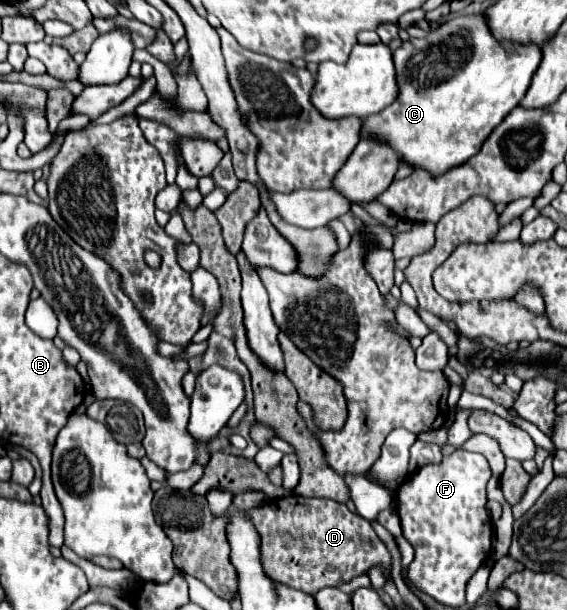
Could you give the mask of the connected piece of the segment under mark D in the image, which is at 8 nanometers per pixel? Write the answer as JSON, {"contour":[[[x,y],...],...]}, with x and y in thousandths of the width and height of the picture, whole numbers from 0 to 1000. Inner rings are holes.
{"contour":[[[510,811],[489,821],[471,821],[467,828],[446,838],[443,851],[460,877],[464,933],[489,956],[503,956],[538,972],[559,972],[570,962],[591,962],[601,956],[616,956],[633,943],[647,943],[647,936],[661,926],[672,926],[679,933],[679,952],[690,952],[690,907],[661,877],[654,857],[616,838],[616,831],[605,825],[594,825],[587,818],[538,818]]]}

